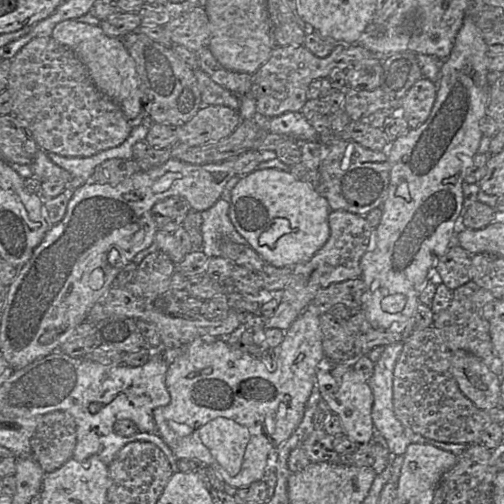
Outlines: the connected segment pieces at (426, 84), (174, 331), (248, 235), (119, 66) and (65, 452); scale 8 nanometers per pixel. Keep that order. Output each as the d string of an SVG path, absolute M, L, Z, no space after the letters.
M422 77L408 90L402 99L400 114L407 120L410 129L420 127L429 117L437 96L436 83Z
M155 251L146 256L138 265L129 283L123 287L111 287L90 309L87 321L97 323L114 315L126 316L136 320L153 323L160 334L162 348L187 346L196 338L206 342L218 339L226 341L234 330L243 322L242 312L229 311L222 320L209 320L200 313L182 308L182 302L176 299L170 290L170 281L176 264L163 252Z
M266 168L241 177L235 185L232 190L229 218L237 232L266 263L283 268L309 261L325 245L330 237L330 211L327 199L307 181L297 179L290 172Z
M75 19L56 24L51 37L71 49L80 58L97 89L120 106L128 121L138 116L143 109L141 83L135 62L122 38L109 37L99 25L86 24Z
M64 411L45 414L30 438L32 457L47 474L73 457L76 446L76 425Z

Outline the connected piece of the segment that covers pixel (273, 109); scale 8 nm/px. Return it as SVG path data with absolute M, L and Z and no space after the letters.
M351 44L337 45L329 56L319 58L304 45L275 47L268 61L252 75L250 95L254 99L256 111L267 117L275 117L286 112L301 111L307 100L307 91L312 81L324 79L335 70L359 67L360 62L376 58L366 48Z

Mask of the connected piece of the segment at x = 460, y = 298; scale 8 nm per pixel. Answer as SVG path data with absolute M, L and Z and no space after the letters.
M470 280L453 291L451 304L435 315L433 327L442 333L443 340L452 352L465 350L479 357L492 372L501 377L502 361L494 350L490 336L490 319L495 302L496 298L490 291Z

